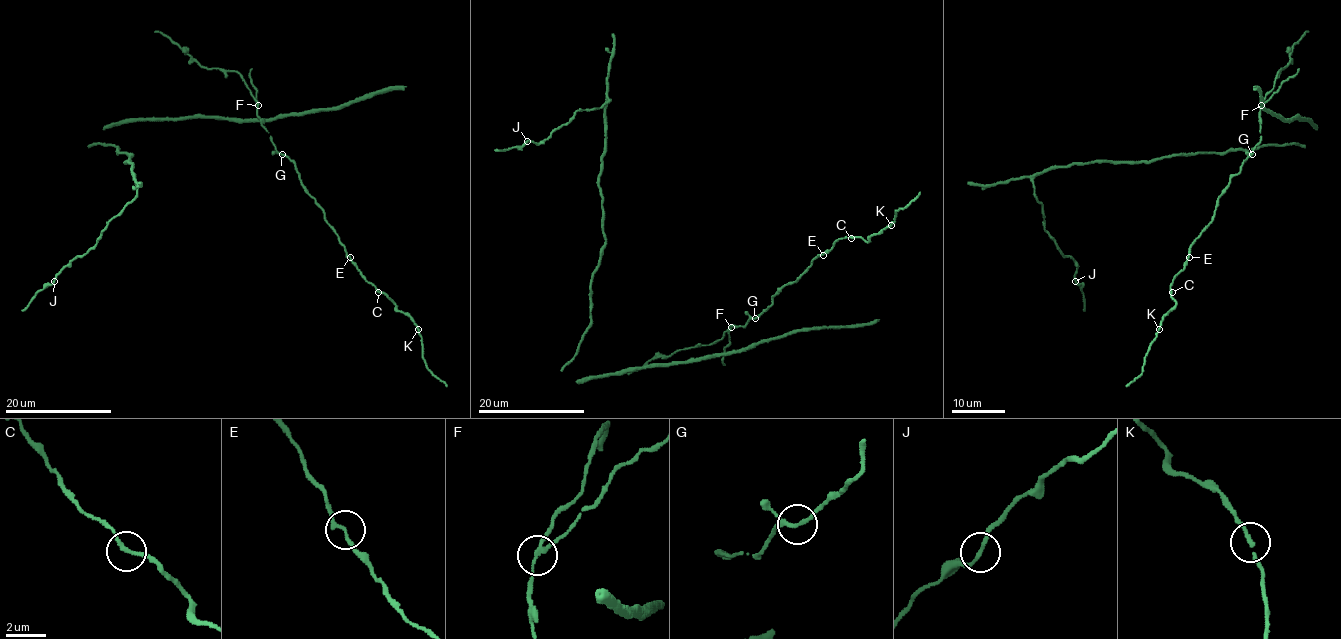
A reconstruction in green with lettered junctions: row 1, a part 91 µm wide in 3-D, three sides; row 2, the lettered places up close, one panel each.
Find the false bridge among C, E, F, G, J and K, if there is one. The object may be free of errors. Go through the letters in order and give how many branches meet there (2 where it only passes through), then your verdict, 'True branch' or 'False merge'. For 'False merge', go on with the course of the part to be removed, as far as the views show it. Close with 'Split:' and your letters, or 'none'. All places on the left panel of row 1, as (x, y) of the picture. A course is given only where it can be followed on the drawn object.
C: Branches: 2. True branch
E: Branches: 2. True branch
F: Branches: 3. False merge. Course of the part to remove: (258, 105), (257, 90), (250, 77), (251, 69)
G: Branches: 3. True branch
J: Branches: 2. True branch
K: Branches: 2. True branch
Split: F

